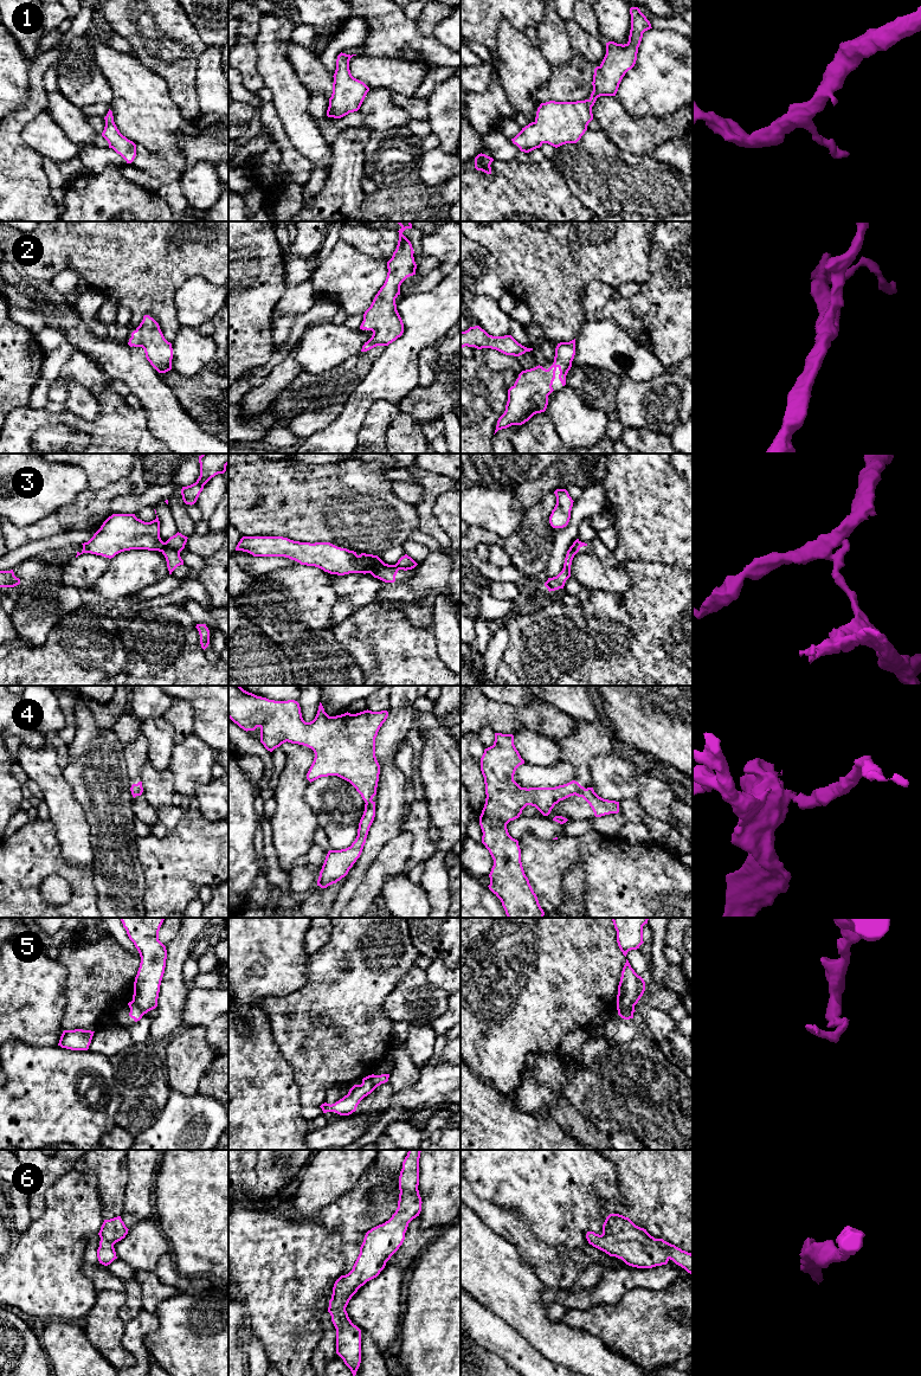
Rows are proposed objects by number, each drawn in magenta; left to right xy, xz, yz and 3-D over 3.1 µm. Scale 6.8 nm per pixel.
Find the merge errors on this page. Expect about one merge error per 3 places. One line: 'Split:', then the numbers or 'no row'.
Split: 3, 5

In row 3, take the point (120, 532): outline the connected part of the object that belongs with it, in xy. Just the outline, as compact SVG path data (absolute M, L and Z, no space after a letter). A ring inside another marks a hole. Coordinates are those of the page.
M112 514L103 522L94 536L82 545L83 551L80 553L77 552L76 558L83 553L91 553L111 559L116 554L130 549L163 552L166 548L166 542L160 538L160 521L157 515L155 520L144 522L137 519L135 514Z

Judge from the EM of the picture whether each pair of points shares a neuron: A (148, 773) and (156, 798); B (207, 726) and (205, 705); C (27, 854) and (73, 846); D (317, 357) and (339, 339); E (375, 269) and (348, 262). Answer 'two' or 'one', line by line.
A: one
B: one
C: two
D: one
E: one

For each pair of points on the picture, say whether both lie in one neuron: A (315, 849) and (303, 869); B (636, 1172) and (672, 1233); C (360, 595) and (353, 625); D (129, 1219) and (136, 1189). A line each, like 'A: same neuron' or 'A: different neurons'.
A: same neuron
B: same neuron
C: different neurons
D: same neuron

